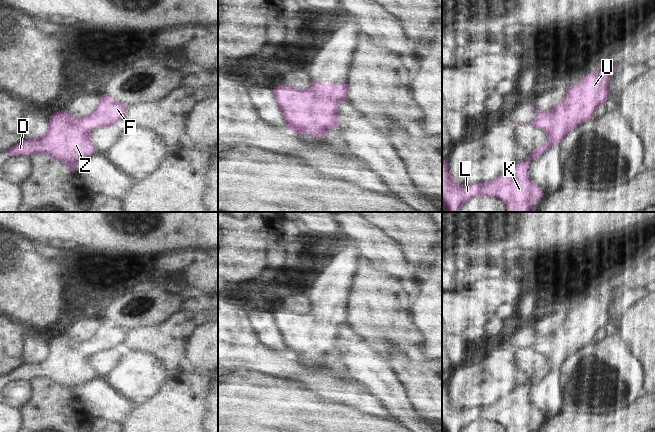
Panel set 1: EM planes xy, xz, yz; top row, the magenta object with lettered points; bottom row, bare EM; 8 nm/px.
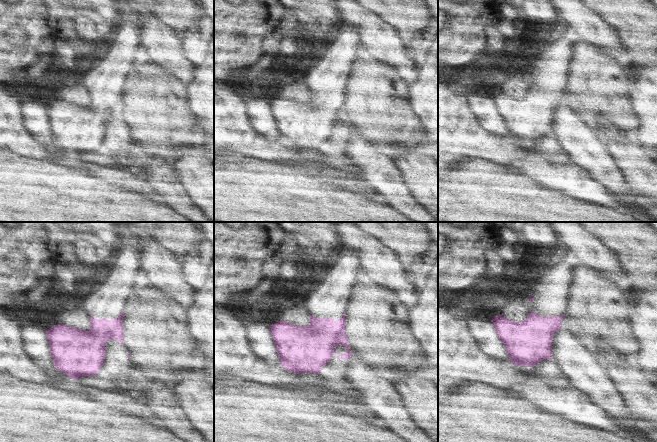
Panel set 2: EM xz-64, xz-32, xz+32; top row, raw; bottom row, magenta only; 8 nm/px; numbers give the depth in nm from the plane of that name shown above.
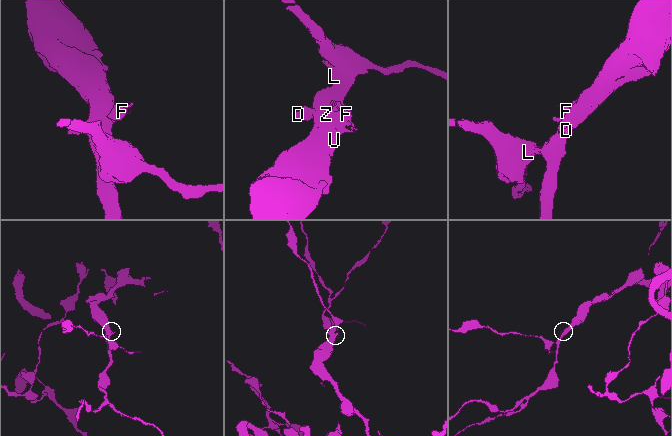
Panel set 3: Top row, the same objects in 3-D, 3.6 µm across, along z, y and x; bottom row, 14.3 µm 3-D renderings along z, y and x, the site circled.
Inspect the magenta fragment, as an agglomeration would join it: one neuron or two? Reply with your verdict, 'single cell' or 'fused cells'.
single cell

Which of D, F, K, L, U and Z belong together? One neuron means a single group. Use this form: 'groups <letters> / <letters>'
groups D F K L U Z

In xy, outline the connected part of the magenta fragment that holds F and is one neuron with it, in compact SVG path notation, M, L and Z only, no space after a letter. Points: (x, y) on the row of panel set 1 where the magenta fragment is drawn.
M103 94L89 115L74 118L67 110L60 110L49 117L48 128L41 137L18 142L6 151L7 157L30 157L43 153L67 165L76 174L75 165L96 152L90 140L91 132L125 118L127 107L128 104L116 102L111 96Z

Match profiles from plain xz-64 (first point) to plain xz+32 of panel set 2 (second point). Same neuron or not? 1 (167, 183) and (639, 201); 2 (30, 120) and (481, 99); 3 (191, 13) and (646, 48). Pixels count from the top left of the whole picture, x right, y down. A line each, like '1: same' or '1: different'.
1: different
2: same
3: same

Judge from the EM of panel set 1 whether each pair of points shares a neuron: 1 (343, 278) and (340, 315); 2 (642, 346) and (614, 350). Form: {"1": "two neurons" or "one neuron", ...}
{"1": "one neuron", "2": "two neurons"}

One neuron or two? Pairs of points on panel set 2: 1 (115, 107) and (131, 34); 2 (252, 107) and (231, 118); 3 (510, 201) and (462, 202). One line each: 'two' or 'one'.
1: one
2: two
3: one

